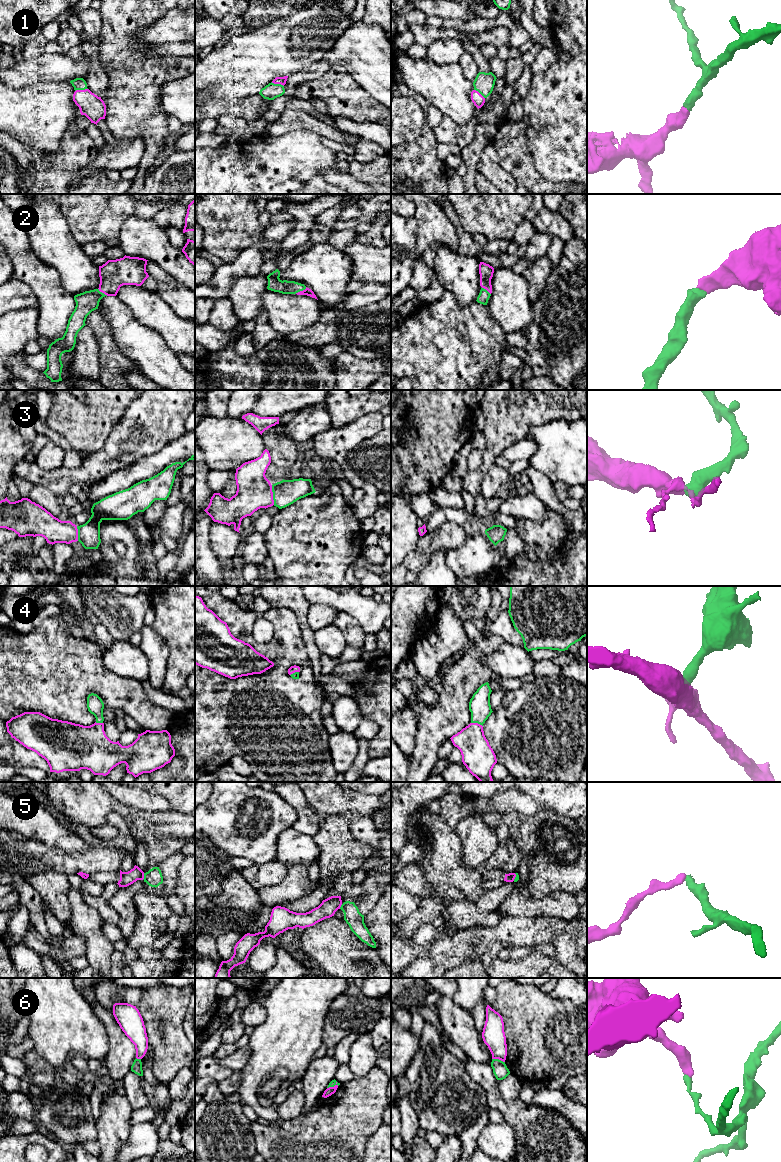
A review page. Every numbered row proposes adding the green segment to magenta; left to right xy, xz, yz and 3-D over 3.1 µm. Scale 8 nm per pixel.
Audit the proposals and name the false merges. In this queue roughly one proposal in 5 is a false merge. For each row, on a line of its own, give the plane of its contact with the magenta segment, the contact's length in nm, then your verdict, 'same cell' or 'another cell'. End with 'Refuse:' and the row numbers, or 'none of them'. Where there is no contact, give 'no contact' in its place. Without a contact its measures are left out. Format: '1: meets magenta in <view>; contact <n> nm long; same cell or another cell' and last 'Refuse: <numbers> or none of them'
1: meets magenta in xy; contact 110 nm long; same cell
2: meets magenta in xz; contact 110 nm long; same cell
3: meets magenta in xz; contact 160 nm long; same cell
4: meets magenta in yz; contact 100 nm long; same cell
5: meets magenta in xy; contact 60 nm long; another cell
6: meets magenta in yz; contact 110 nm long; another cell
Refuse: 5, 6

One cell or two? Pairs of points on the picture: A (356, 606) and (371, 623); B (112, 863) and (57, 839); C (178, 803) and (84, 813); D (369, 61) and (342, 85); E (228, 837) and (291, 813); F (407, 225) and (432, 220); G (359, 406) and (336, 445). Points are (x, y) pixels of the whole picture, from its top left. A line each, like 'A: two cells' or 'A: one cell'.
A: one cell
B: two cells
C: two cells
D: two cells
E: one cell
F: two cells
G: two cells

